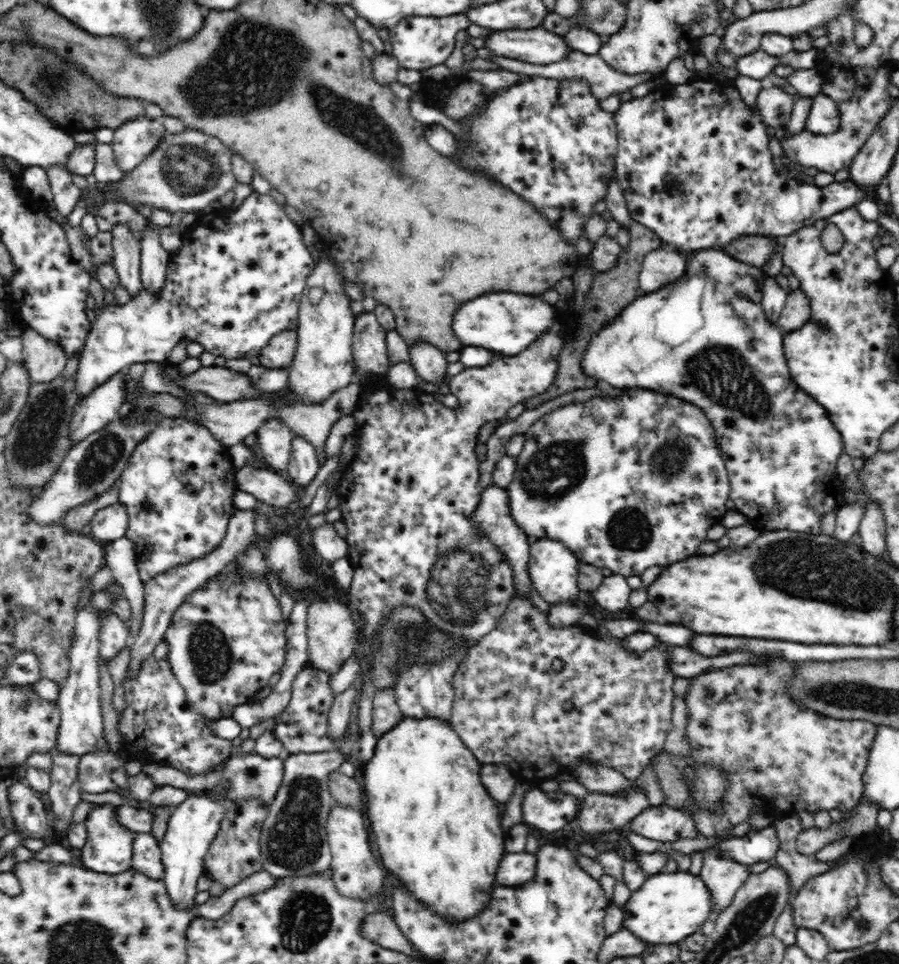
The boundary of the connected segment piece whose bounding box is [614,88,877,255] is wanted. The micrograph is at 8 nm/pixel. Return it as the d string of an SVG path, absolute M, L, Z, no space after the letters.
M668 88L668 90L658 90L658 92L650 91L646 96L642 97L642 100L632 97L632 100L621 103L620 108L614 113L616 130L619 134L619 149L615 156L615 179L617 180L617 185L620 186L633 220L653 230L657 236L660 237L663 247L668 246L672 248L672 250L676 249L683 255L686 255L690 251L726 246L730 244L730 242L735 241L736 238L743 236L790 236L790 234L798 232L800 228L814 224L816 220L828 218L841 210L856 206L864 199L874 199L874 196L877 196L876 193L869 194L861 192L850 180L844 182L834 181L829 186L818 188L812 181L803 180L798 177L794 180L794 176L790 178L790 176L784 176L782 172L778 172L778 170L774 168L772 152L770 152L770 148L768 148L770 136L766 134L764 117L760 114L760 109L756 108L756 106L754 106L754 108L746 106L746 102L744 102L744 98L740 96L740 92L737 88L724 88L724 90L720 90L720 92L710 92L710 94L700 92L700 94L698 94L700 98L696 96L696 100L700 100L698 106L692 106L692 96L682 96L682 94L676 92L676 90L678 90L678 88Z

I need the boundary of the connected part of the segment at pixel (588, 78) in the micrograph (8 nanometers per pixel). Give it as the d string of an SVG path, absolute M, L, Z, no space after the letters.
M572 51L568 54L567 59L559 60L558 62L551 62L550 64L532 64L530 62L524 62L516 59L504 58L502 56L494 56L490 59L490 62L496 62L498 66L503 70L509 70L510 72L517 72L518 74L525 74L525 76L543 76L544 78L555 78L558 80L568 79L580 79L590 85L592 89L592 95L598 100L602 100L612 96L613 94L621 94L622 92L634 88L637 84L640 84L647 80L656 79L656 74L624 74L620 71L614 70L614 68L608 66L606 61L599 55L586 55L577 51Z

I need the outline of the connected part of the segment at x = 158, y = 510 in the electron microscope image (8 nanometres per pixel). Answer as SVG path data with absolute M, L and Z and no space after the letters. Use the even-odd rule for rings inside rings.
M180 417L162 418L157 425L157 428L136 445L134 453L129 458L128 465L121 474L120 486L118 488L118 501L126 507L126 513L128 513L129 526L126 537L134 542L136 564L138 565L138 574L140 575L142 582L145 583L149 578L152 578L165 570L177 567L179 564L186 564L193 560L198 560L221 545L221 542L227 534L230 517L232 516L234 509L236 509L232 500L234 493L237 491L234 477L235 471L236 467L232 463L228 448L216 439L215 435L208 431L207 427L204 427L203 424L195 423ZM146 501L150 503L150 508L144 506Z

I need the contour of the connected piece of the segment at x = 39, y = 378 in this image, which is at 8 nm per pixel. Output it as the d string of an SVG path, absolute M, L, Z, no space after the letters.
M25 328L21 336L22 361L33 383L50 382L64 370L68 355L64 349L34 329Z

